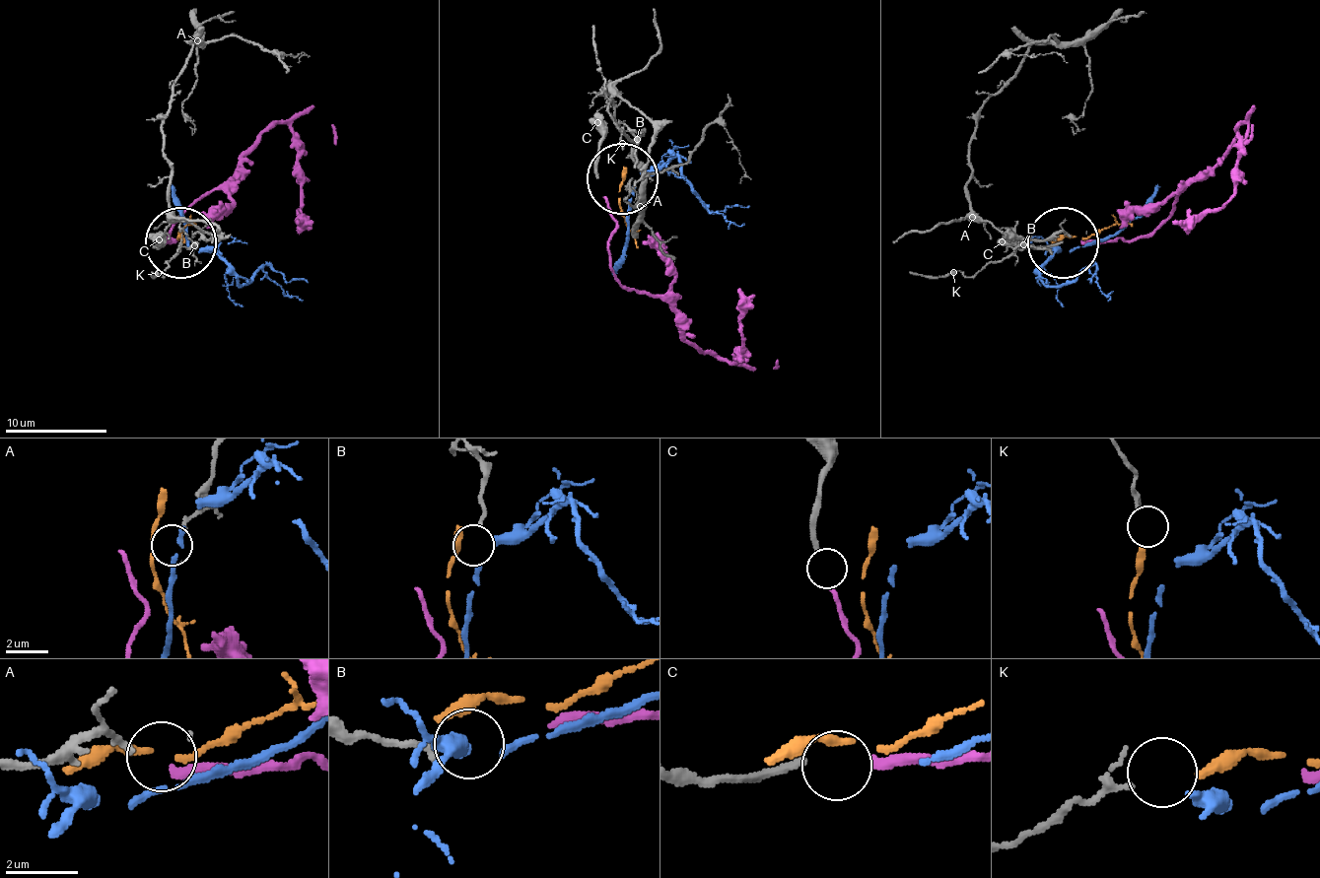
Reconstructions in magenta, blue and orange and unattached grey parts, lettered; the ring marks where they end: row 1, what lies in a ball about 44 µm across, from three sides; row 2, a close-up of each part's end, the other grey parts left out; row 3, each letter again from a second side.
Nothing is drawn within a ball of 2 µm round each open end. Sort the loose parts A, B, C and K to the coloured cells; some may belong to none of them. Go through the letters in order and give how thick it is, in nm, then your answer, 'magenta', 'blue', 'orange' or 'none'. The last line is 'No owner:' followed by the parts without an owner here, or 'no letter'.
A: calibre 170 nm; none
B: calibre 180 nm; blue
C: calibre 200 nm; magenta
K: calibre 150 nm; orange
No owner: A

